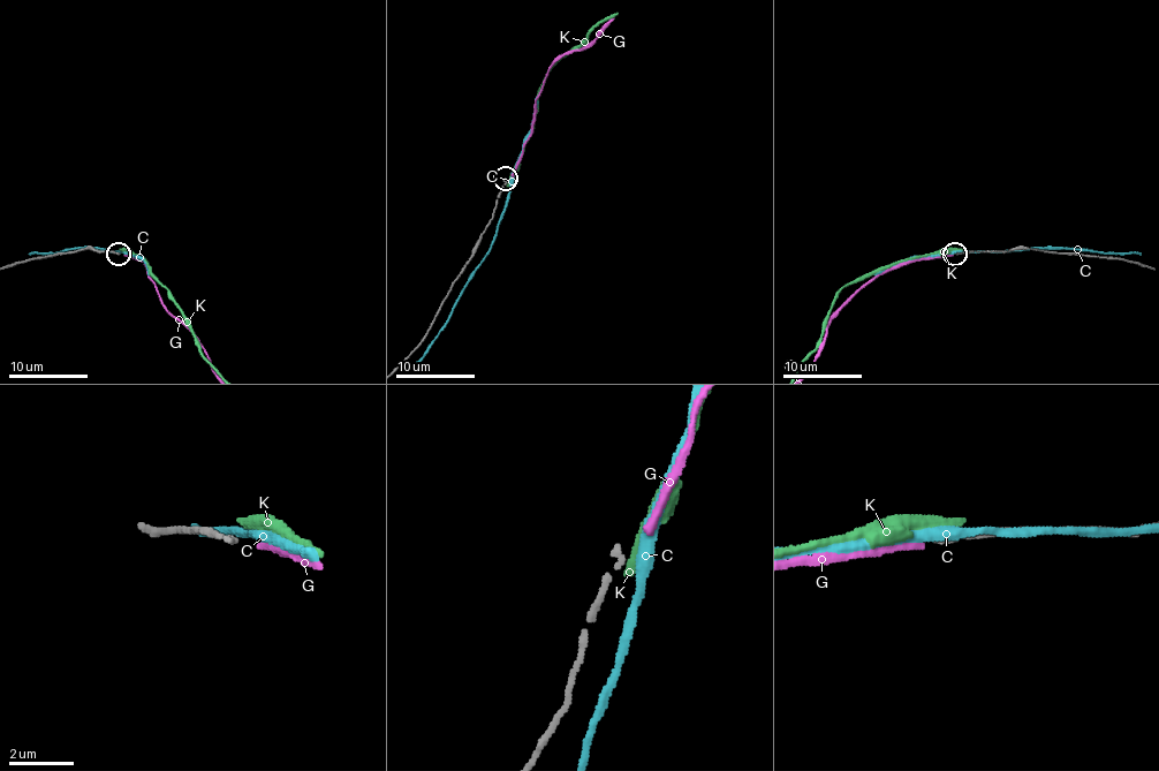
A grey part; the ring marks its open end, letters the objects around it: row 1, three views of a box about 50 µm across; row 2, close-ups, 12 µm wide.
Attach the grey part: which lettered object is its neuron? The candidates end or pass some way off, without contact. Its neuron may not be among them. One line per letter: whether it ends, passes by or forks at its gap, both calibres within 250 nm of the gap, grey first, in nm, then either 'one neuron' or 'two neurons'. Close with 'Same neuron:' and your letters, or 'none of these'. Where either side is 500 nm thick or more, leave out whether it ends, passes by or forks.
C: it passes by; calibres 150 and 400 nm; two neurons
G: it ends; calibres 150 and 240 nm; two neurons
K: calibres 150 and 550 nm; two neurons
Same neuron: none of these

